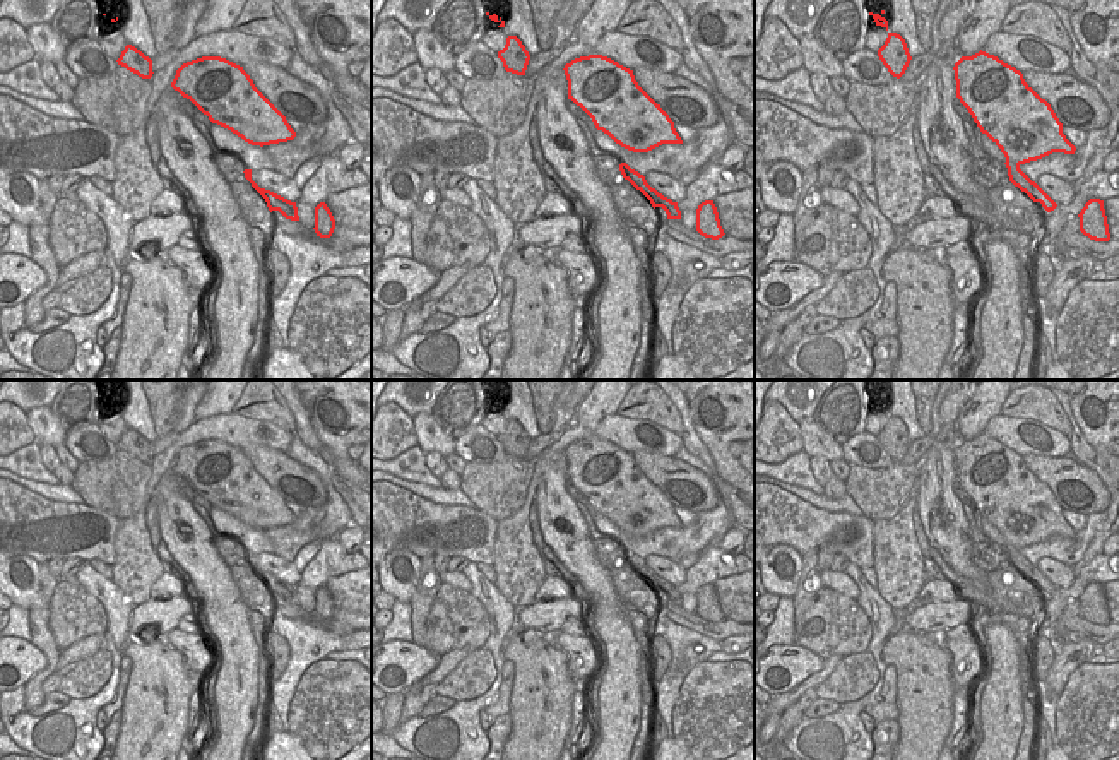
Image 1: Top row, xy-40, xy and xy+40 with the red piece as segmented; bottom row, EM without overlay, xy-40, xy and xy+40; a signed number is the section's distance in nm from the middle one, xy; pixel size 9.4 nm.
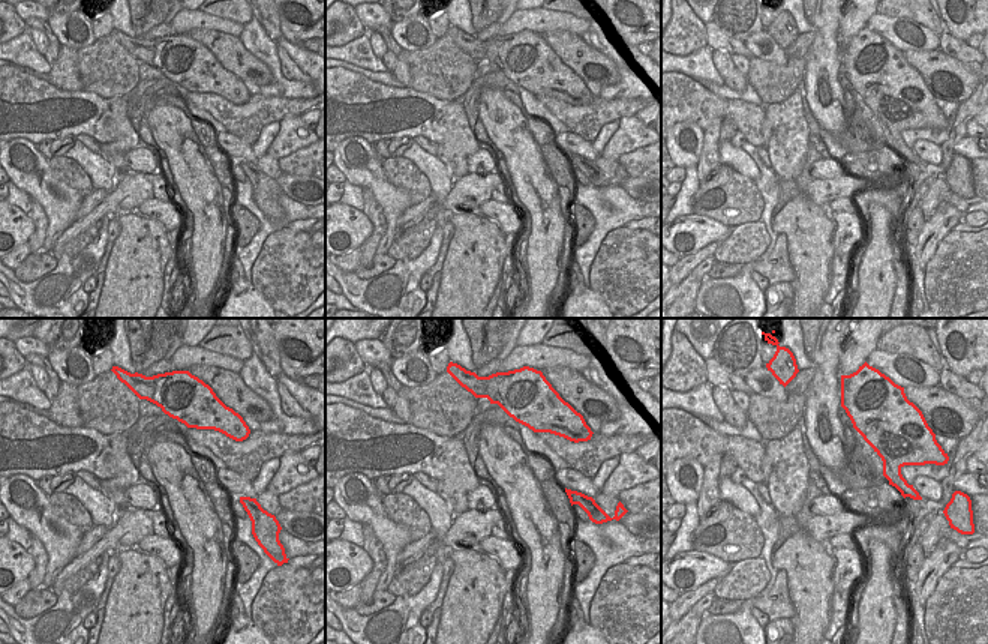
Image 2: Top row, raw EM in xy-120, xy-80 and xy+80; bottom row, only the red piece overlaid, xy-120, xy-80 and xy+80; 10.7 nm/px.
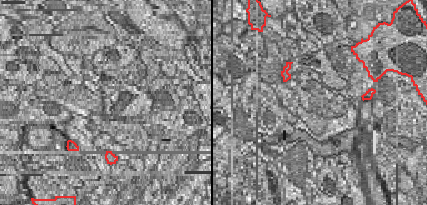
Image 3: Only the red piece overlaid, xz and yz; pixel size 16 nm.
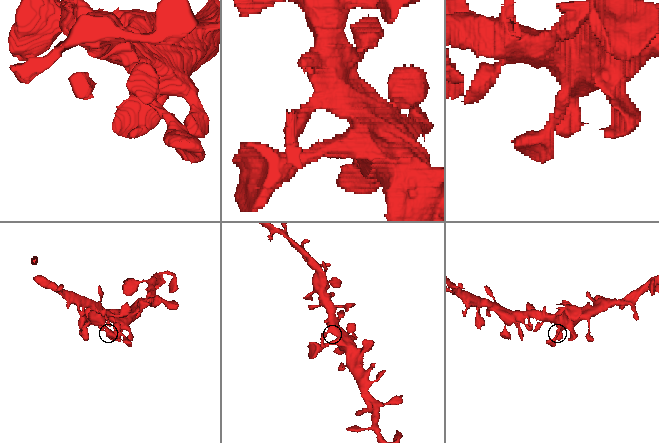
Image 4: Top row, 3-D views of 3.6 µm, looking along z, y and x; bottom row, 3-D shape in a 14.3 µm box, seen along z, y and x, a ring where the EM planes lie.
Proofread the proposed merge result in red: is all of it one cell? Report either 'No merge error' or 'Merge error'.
No merge error

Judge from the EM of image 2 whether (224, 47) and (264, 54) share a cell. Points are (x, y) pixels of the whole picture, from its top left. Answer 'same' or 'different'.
different

